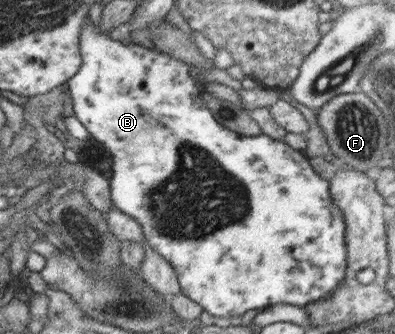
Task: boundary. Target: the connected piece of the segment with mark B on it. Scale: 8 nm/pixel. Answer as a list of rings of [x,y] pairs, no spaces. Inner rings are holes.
[[[86,17],[79,37],[82,65],[76,75],[68,81],[75,116],[89,131],[91,137],[104,145],[113,157],[113,176],[109,182],[111,202],[122,213],[140,222],[145,241],[166,259],[176,273],[181,293],[199,304],[216,317],[241,317],[250,309],[267,308],[277,303],[305,308],[336,291],[344,283],[347,273],[347,245],[345,242],[345,221],[340,208],[332,202],[329,182],[323,179],[312,166],[304,152],[294,150],[283,140],[275,140],[265,134],[243,136],[220,125],[204,101],[204,94],[196,81],[190,77],[191,66],[172,55],[158,51],[157,45],[123,44],[112,41],[105,33],[97,31]]]

